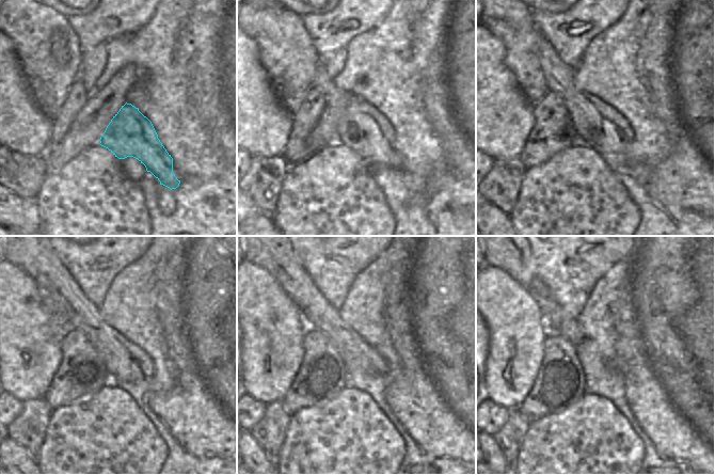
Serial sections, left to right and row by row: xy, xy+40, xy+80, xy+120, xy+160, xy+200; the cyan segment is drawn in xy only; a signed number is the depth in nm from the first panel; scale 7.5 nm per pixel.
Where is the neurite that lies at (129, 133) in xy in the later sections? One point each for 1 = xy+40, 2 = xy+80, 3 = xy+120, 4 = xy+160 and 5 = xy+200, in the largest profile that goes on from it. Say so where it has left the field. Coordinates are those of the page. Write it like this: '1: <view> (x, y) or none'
1: xy+40 (364, 129)
2: xy+80 (600, 126)
3: xy+120 (124, 360)
4: xy+160 (277, 257)
5: xy+200 (514, 257)

